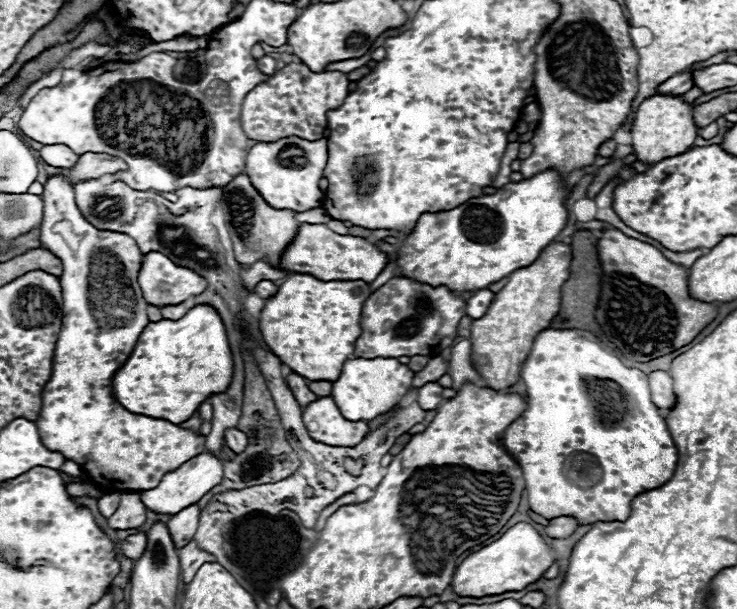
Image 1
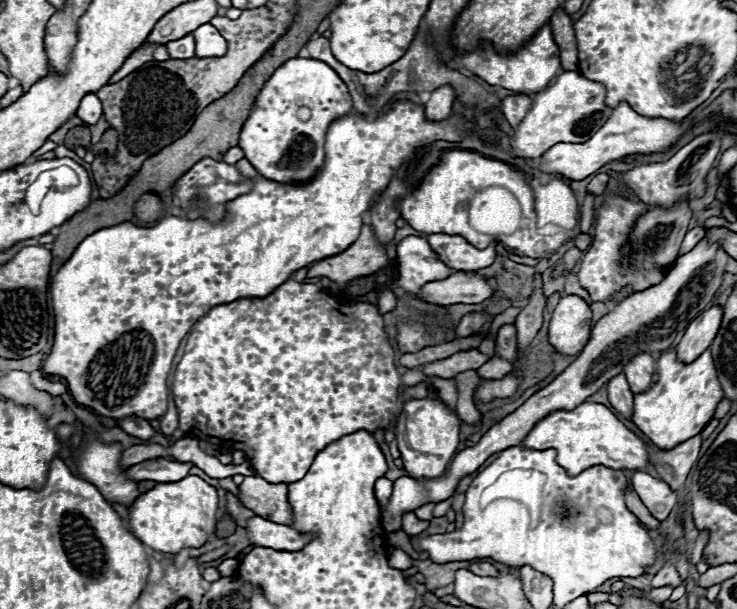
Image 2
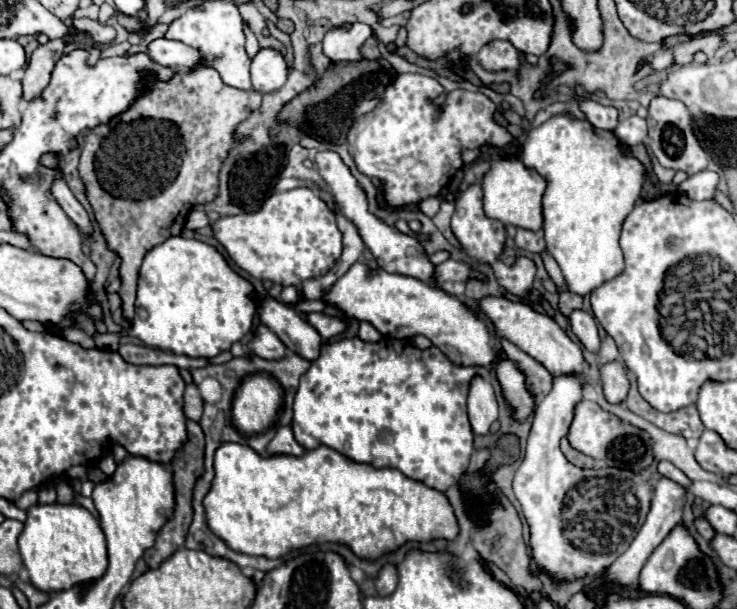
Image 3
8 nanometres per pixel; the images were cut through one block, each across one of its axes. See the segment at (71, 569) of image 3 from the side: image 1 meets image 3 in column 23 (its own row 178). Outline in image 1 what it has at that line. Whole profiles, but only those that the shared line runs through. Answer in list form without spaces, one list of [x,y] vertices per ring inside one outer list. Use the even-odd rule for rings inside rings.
[[[546,170],[530,180],[508,182],[496,194],[472,198],[454,210],[424,212],[398,250],[398,276],[446,286],[456,294],[484,290],[514,270],[530,266],[560,234],[568,220],[564,198],[564,182],[556,172]]]

